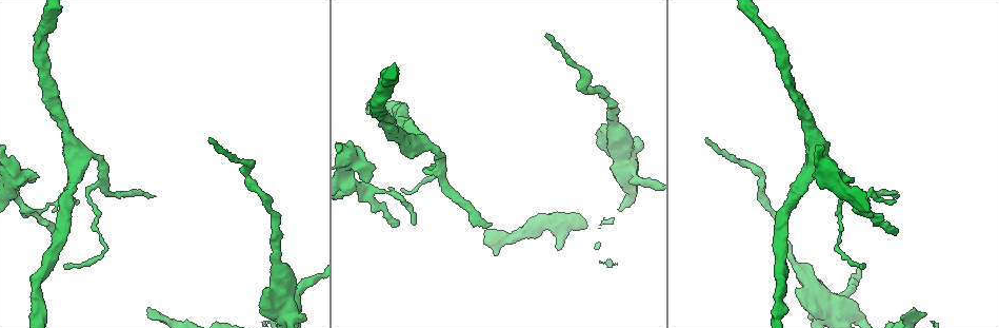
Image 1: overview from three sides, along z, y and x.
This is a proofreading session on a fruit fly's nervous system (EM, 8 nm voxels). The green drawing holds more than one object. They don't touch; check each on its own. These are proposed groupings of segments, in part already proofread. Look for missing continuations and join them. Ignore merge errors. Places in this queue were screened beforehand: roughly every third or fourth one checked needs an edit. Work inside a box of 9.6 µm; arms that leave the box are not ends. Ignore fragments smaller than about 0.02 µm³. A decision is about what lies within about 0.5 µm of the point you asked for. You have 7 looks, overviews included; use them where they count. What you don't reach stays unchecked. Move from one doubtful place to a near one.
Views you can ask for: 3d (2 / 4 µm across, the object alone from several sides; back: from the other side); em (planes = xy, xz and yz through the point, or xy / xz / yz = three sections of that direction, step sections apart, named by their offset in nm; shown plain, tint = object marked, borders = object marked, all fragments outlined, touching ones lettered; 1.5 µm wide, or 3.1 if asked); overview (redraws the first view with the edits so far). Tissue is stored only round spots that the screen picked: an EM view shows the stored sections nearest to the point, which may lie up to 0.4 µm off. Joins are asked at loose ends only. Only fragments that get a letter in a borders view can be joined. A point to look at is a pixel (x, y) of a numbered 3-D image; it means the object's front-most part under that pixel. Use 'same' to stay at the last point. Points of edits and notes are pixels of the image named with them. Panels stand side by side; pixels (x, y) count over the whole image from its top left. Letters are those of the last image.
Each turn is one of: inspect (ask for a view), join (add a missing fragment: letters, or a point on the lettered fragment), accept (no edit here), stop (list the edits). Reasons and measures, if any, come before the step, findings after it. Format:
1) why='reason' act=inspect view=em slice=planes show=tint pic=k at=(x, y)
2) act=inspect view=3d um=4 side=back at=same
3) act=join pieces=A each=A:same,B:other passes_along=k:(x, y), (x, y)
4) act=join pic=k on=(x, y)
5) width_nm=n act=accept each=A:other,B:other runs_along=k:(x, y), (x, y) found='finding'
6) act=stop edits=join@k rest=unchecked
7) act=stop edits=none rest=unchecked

act=inspect view=em slice=yz step=8 show=borders pic=1 at=(395, 227)

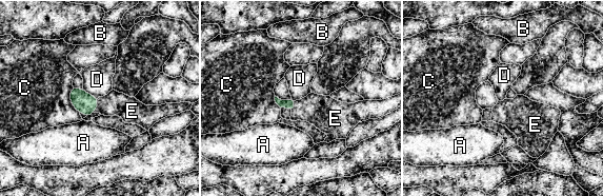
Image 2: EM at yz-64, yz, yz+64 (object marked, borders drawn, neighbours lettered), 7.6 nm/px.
why='cut it another way' act=inspect view=em slice=planes show=borders at=same

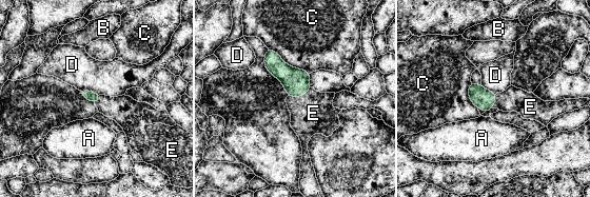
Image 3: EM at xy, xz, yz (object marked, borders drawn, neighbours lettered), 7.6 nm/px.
act=join pic=3 on=(313, 113) each=A:other,B:other,C:other,D:other,E:same passes_along=3:(296, 82), (299, 96), (313, 113) found='it goes on there'

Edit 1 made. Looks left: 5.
why='tapers out' act=inspect view=3d um=2 pic=1 at=(153, 197)

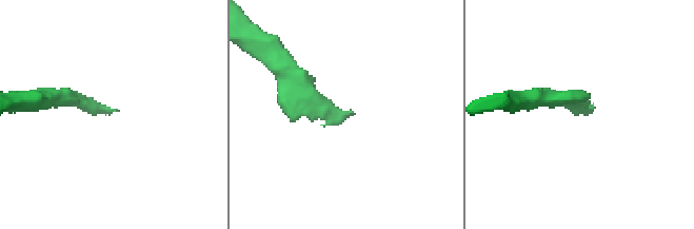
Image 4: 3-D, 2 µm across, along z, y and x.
act=inspect view=em slice=planes show=borders pic=4 at=(582, 112)

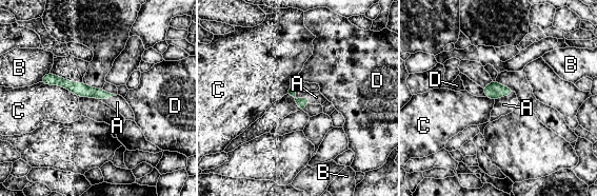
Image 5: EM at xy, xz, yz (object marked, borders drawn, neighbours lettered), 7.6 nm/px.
act=join pic=5 on=(316, 97) each=A:same,B:other,C:other,D:other found='the cell continues'

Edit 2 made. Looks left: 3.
act=stop edits=join@3,join@5 rest=unchecked

